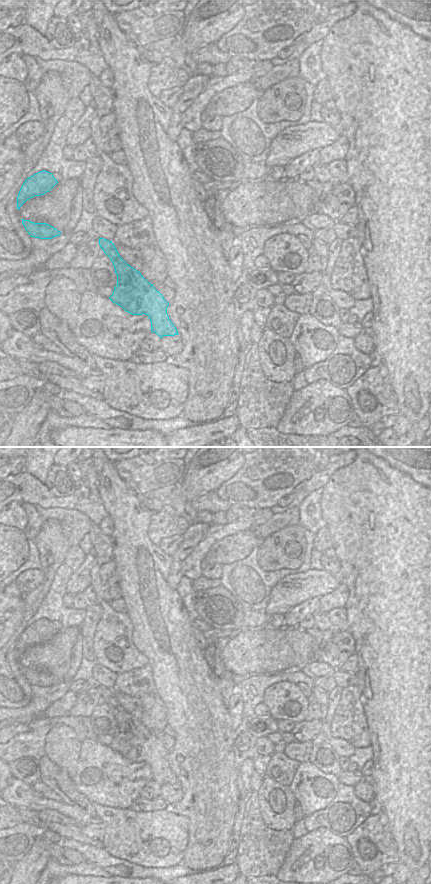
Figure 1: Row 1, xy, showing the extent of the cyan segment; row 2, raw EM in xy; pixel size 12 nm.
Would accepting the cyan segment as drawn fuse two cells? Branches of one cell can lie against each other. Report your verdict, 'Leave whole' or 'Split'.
Leave whole.

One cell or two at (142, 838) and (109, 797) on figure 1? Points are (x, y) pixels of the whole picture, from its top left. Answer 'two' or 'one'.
two

